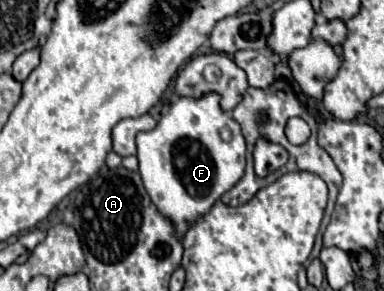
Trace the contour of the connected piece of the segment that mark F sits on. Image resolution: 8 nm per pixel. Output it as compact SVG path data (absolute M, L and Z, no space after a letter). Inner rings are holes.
M208 93L202 99L194 101L192 97L180 97L168 113L162 115L158 125L152 131L144 131L136 135L136 147L138 147L138 165L144 189L148 191L152 203L158 207L158 211L172 223L174 235L178 239L184 237L184 233L200 219L204 217L212 205L230 191L244 175L246 167L246 143L240 133L240 125L232 121L222 109L220 109L220 97L216 93ZM230 129L230 139L222 139L220 131Z

